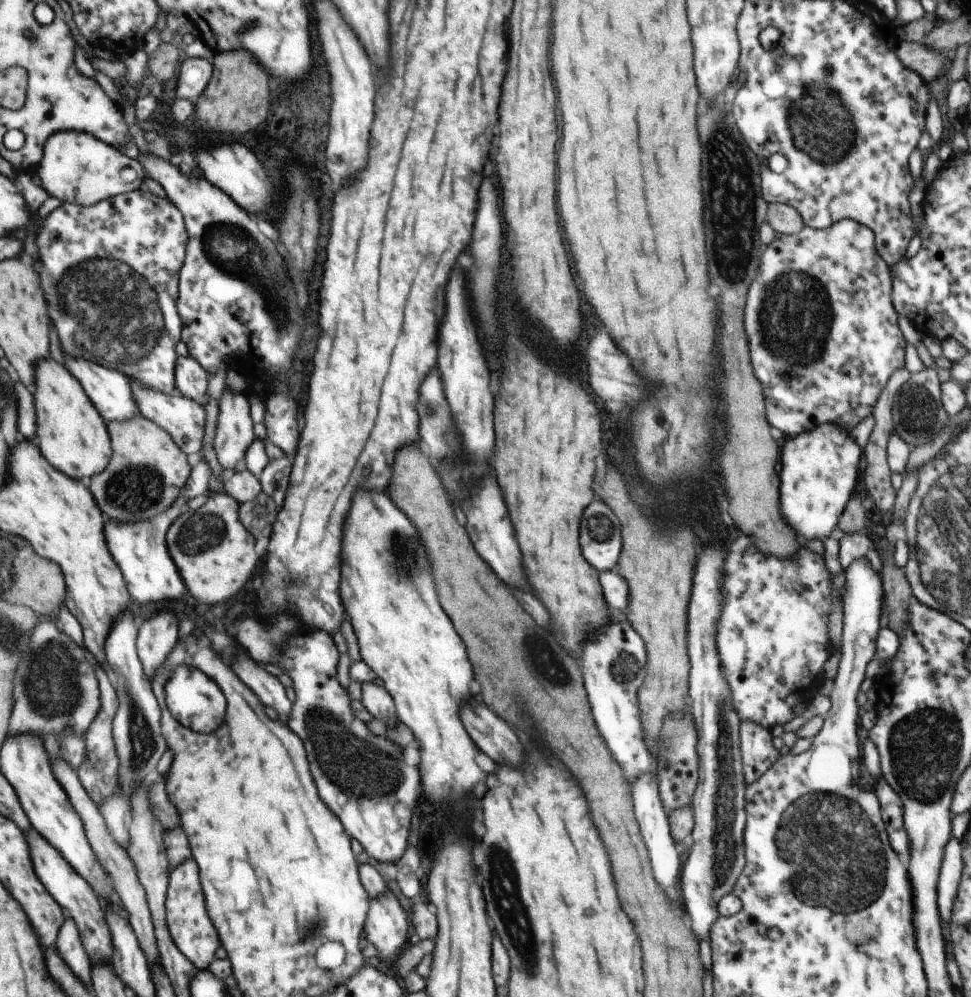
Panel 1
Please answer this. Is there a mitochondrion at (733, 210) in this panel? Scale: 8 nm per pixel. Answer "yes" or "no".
yes

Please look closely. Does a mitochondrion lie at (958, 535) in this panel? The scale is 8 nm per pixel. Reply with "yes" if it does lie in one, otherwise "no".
yes

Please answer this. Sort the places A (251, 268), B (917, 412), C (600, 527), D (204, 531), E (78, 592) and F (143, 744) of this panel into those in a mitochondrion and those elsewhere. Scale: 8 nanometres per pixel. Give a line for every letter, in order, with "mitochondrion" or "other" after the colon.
A: mitochondrion
B: mitochondrion
C: mitochondrion
D: mitochondrion
E: other
F: mitochondrion

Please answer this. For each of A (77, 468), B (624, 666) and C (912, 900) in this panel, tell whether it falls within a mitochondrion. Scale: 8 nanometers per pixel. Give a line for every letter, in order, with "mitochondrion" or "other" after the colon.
A: other
B: mitochondrion
C: other

